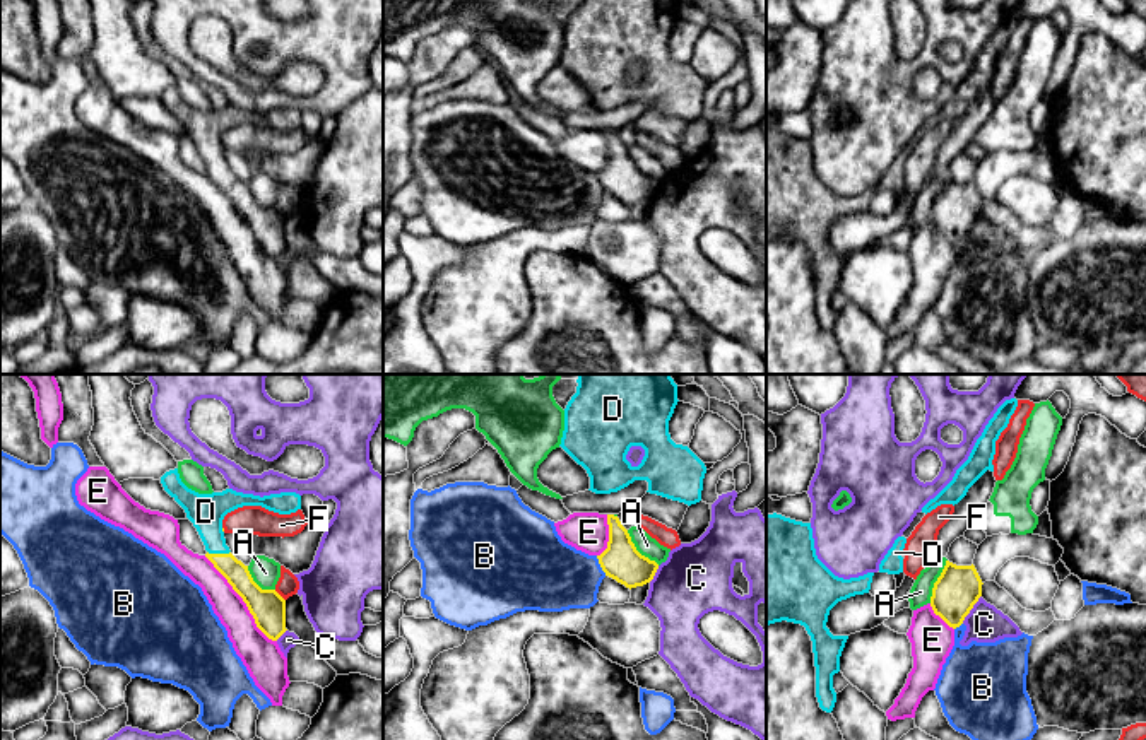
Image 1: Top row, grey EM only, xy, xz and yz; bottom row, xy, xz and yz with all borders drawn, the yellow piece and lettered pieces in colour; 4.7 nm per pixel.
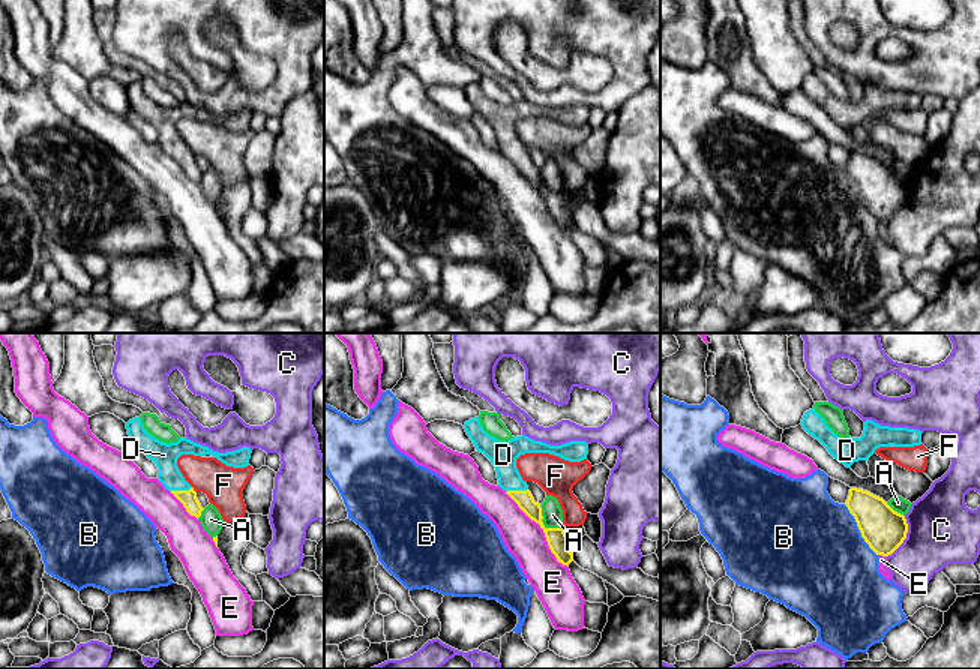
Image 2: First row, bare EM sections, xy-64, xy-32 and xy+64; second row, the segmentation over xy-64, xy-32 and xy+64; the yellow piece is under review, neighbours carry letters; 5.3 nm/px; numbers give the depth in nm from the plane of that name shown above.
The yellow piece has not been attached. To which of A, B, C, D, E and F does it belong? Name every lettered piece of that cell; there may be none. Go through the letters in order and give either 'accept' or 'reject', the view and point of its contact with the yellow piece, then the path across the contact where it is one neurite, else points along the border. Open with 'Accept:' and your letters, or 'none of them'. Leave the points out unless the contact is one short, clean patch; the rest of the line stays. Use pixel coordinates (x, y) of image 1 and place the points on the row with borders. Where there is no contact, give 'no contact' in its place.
Accept: D
A: reject | yz (936, 581) | along yz (946, 559), (929, 602)
B: reject | xz (601, 566) | along xz (596, 556), (606, 575)
C: reject | yz (972, 607) | along yz (980, 595), (962, 622)
D: accept | xy (219, 554) | across xy (235, 571), (219, 554), (206, 511)
E: reject | xy (243, 600)
F: reject | xy (279, 595)

